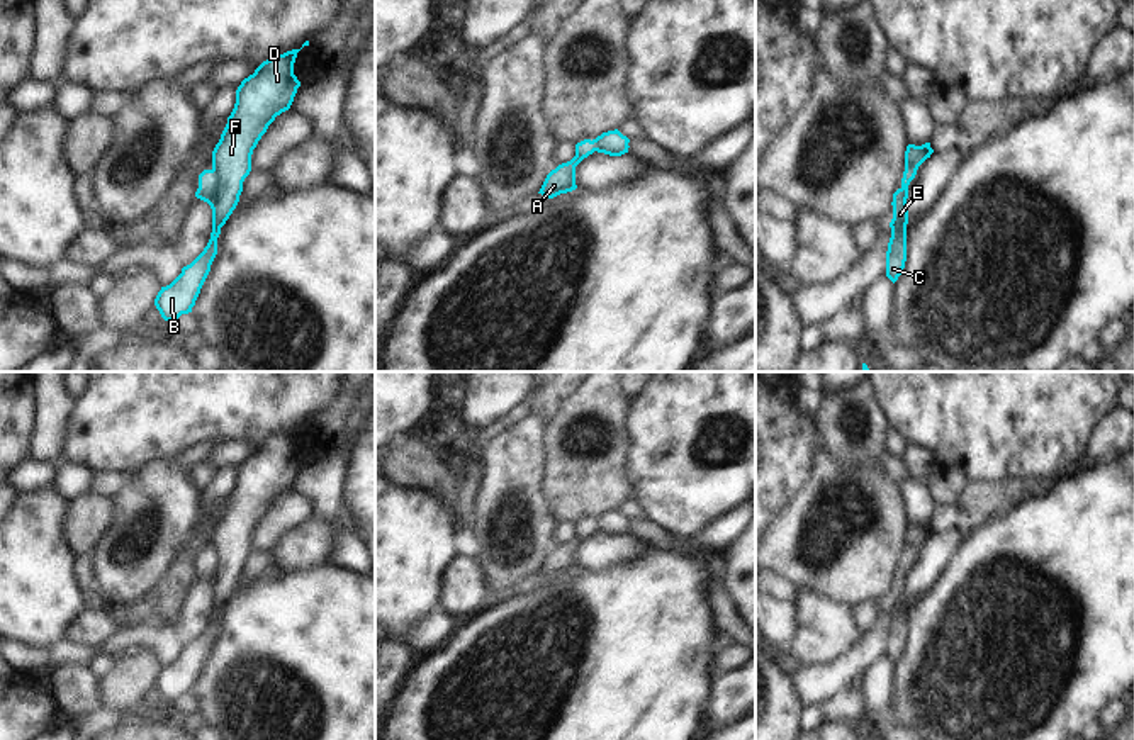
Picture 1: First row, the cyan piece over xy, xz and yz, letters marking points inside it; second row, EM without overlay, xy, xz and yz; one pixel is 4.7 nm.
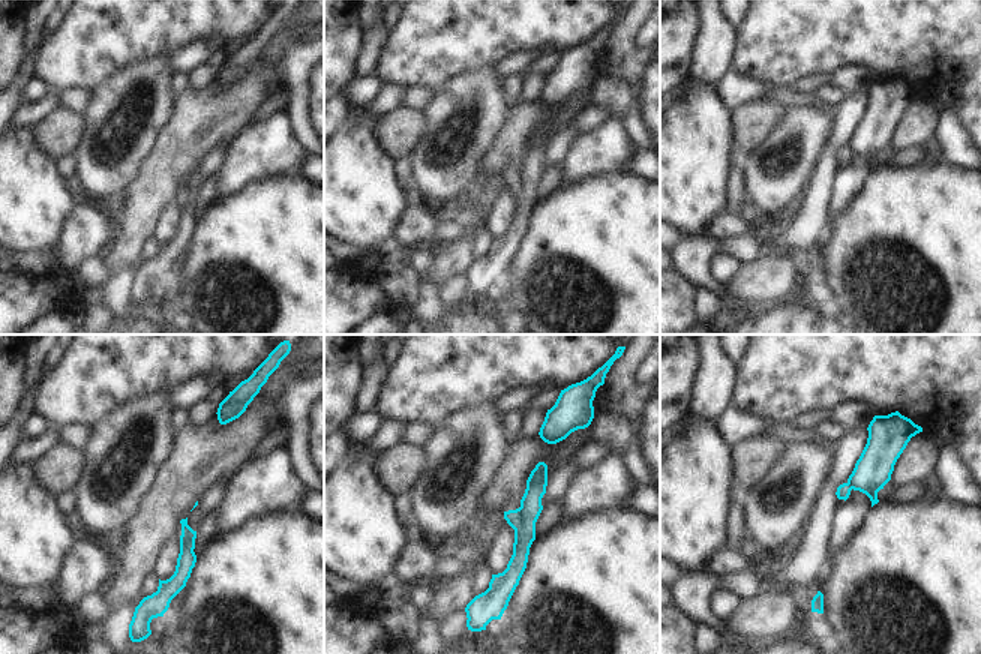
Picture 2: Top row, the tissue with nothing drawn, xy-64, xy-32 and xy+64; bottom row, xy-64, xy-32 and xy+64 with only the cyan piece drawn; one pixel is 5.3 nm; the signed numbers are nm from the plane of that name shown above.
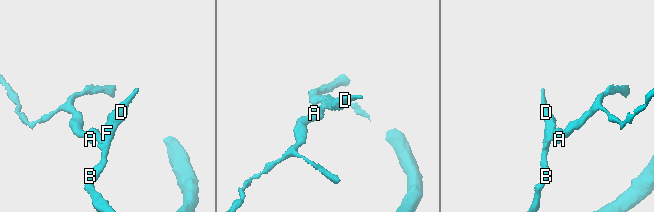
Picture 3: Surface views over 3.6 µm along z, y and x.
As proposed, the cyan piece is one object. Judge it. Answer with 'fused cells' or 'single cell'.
fused cells

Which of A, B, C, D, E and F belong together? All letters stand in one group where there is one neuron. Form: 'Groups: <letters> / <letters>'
Groups: A / B C D E F

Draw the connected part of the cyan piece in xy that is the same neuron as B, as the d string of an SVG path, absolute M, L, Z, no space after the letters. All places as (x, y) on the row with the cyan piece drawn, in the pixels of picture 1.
M300 49L263 61L236 90L236 104L212 151L212 185L199 187L195 197L212 209L212 233L204 251L166 287L154 306L165 321L175 322L192 312L217 255L217 238L239 202L243 182L251 171L251 154L277 115L289 110L300 81L294 63Z

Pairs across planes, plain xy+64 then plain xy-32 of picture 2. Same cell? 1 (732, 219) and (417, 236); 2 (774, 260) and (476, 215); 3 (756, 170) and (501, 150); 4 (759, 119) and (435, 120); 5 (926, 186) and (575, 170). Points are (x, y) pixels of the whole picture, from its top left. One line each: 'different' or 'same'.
1: same
2: same
3: different
4: different
5: different

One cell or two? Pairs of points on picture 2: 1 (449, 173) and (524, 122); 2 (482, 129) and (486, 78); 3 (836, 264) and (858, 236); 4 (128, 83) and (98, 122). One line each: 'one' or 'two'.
1: two
2: one
3: one
4: one

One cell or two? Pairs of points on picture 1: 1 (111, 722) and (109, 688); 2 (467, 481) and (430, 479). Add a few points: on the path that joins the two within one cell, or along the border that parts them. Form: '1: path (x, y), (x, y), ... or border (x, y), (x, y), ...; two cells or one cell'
1: border (102, 705), (121, 710), (129, 717); two cells
2: border (460, 479), (454, 508); two cells

